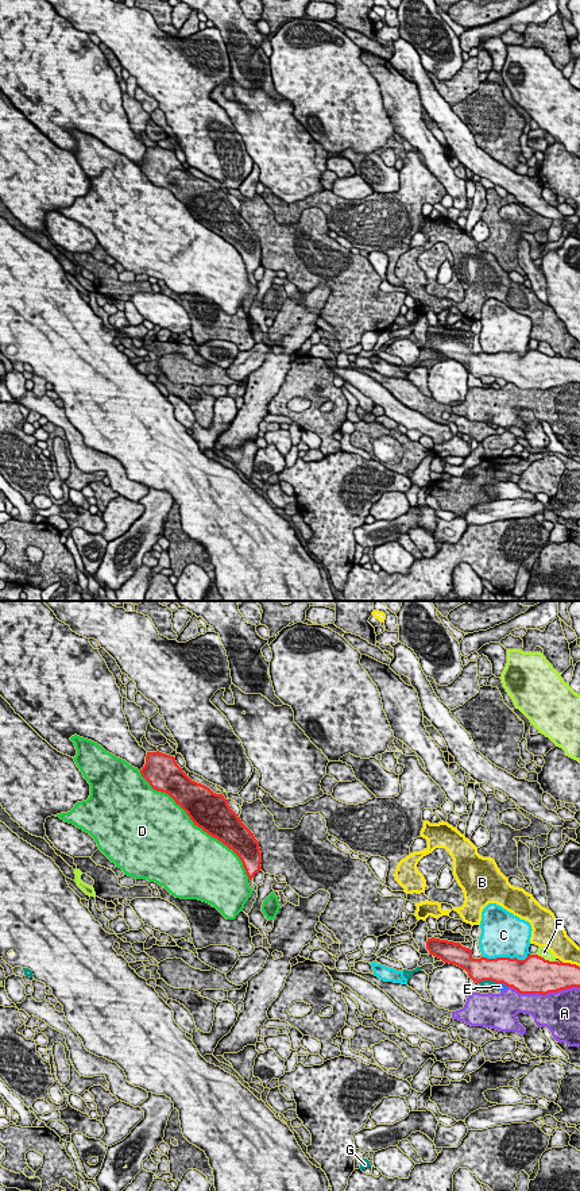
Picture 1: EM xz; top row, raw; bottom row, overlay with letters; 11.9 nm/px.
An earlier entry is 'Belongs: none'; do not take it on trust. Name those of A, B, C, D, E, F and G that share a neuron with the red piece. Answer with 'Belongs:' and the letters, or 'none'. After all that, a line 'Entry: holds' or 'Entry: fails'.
Belongs: none
Entry: holds

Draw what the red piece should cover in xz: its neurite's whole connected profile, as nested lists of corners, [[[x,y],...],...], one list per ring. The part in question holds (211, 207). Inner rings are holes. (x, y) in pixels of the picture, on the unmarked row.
[[[159,146],[147,147],[140,169],[154,185],[169,189],[187,208],[194,220],[239,251],[250,282],[258,288],[252,273],[262,265],[259,236],[231,204],[228,194],[192,176],[177,159],[174,151]]]

